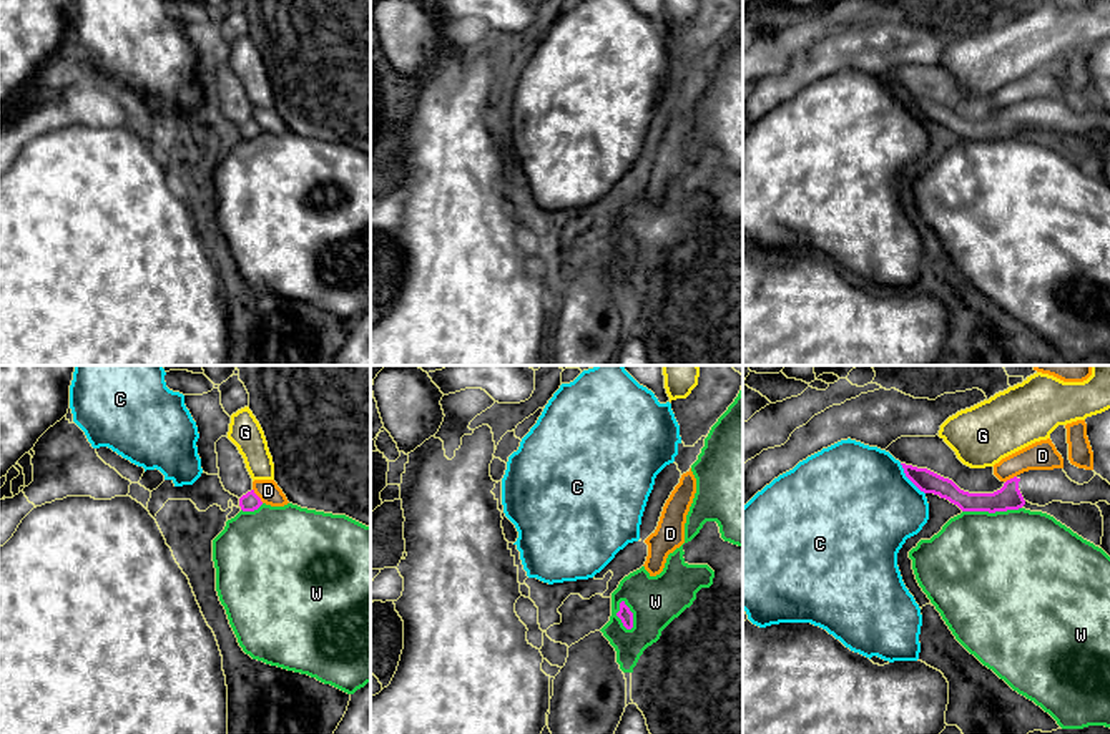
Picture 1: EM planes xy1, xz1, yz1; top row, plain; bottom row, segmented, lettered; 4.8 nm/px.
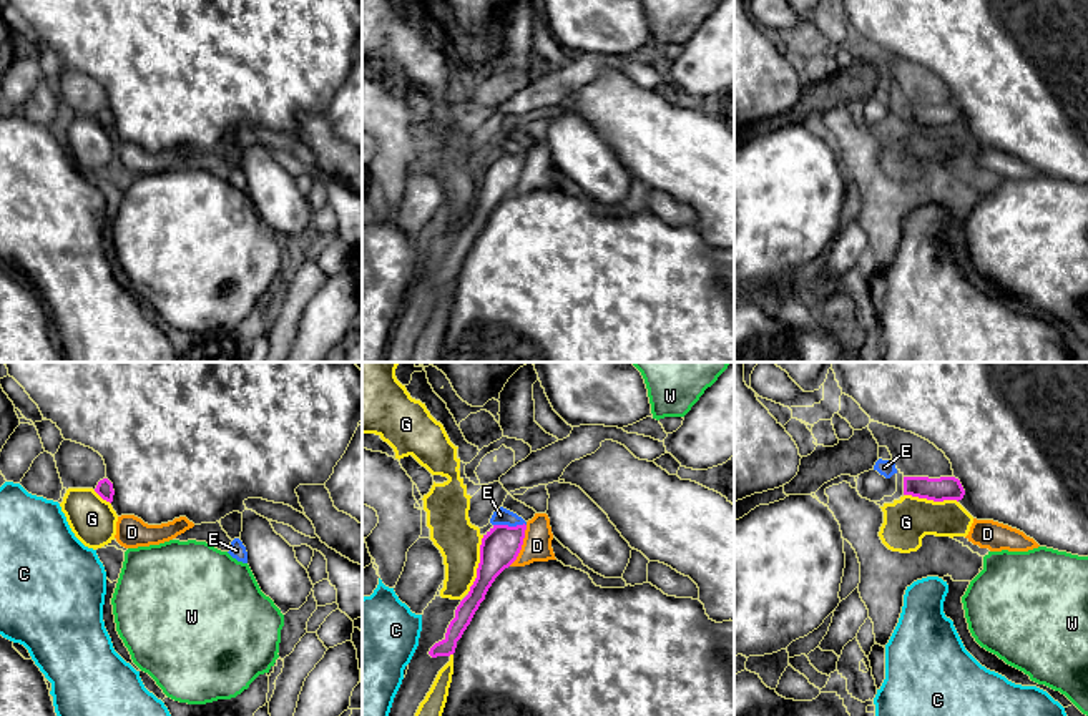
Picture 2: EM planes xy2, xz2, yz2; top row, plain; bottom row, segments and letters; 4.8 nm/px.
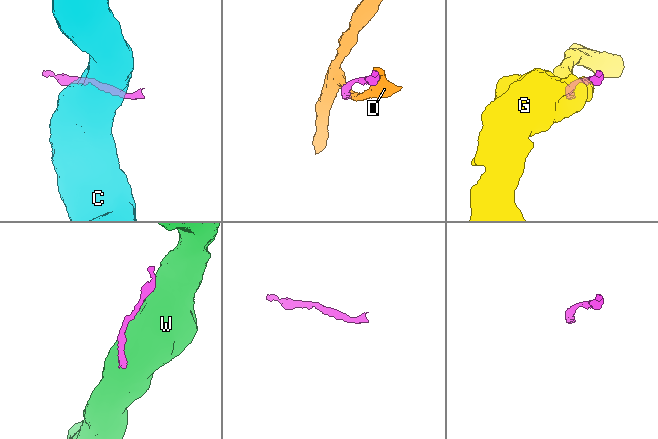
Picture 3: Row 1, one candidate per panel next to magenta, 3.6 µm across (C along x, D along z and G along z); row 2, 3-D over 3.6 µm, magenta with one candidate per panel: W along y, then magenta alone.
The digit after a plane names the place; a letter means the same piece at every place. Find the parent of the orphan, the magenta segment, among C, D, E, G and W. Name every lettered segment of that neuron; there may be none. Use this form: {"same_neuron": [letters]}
{"same_neuron": []}

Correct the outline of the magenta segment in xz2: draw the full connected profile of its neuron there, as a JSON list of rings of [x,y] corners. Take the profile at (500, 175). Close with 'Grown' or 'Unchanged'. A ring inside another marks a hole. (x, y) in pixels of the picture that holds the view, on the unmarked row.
[[[525,151],[517,154],[493,153],[483,163],[477,206],[468,223],[457,234],[455,246],[450,249],[445,266],[430,276],[429,282],[432,286],[455,281],[457,269],[462,266],[480,231],[485,228],[488,216],[495,206],[517,188],[523,173],[525,158]]]. Unchanged

